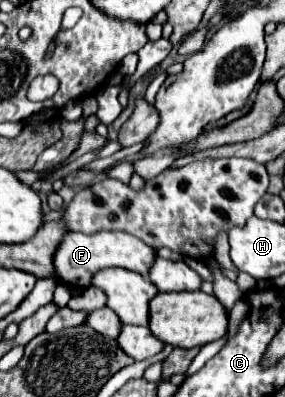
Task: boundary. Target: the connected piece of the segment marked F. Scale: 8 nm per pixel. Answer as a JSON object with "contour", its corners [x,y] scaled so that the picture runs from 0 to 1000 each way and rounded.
{"contour":[[[351,582],[337,592],[295,587],[239,587],[225,612],[211,612],[211,632],[196,632],[196,688],[232,718],[260,728],[302,728],[323,718],[323,698],[372,673],[435,673],[519,698],[533,668],[547,657],[547,627],[477,602],[470,592],[421,582]]]}

